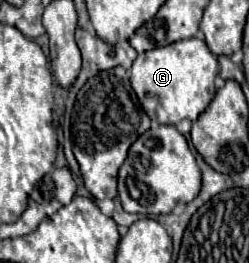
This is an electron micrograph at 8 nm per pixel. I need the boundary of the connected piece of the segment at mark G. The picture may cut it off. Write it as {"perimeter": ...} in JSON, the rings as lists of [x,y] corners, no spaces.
{"perimeter":[[[189,37],[183,41],[175,41],[171,45],[165,47],[155,47],[151,51],[139,53],[137,59],[133,61],[131,67],[131,87],[143,107],[143,111],[159,123],[165,125],[177,125],[181,119],[191,119],[195,121],[209,105],[209,101],[215,95],[215,77],[219,73],[219,63],[217,63],[217,55],[209,53],[209,47],[205,45],[203,39],[199,37]]]}

